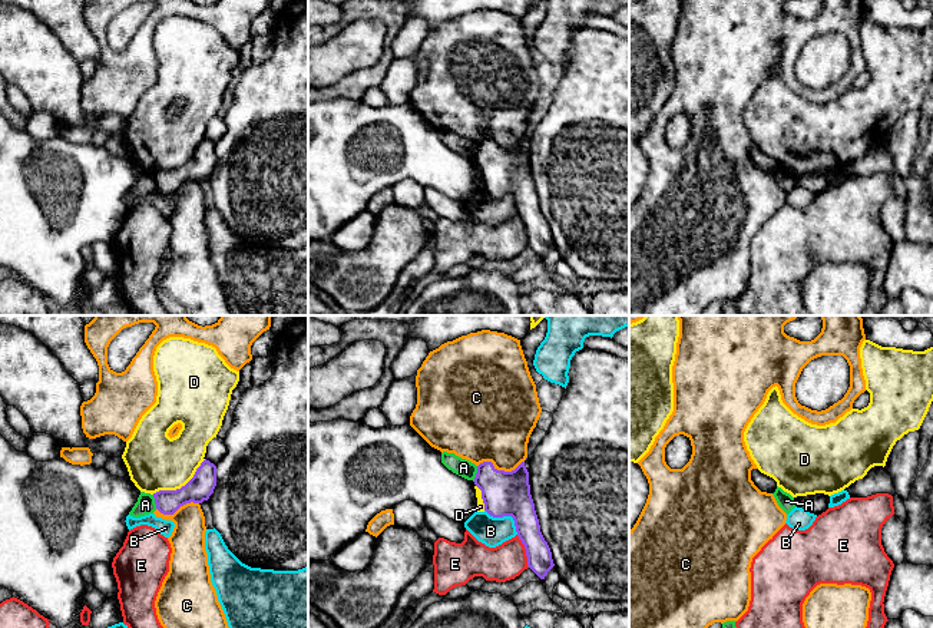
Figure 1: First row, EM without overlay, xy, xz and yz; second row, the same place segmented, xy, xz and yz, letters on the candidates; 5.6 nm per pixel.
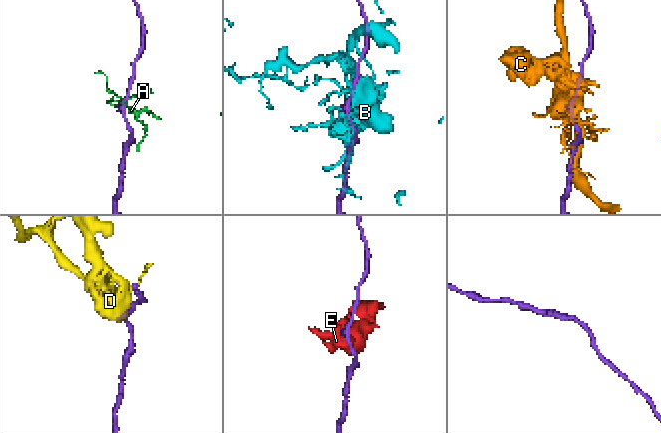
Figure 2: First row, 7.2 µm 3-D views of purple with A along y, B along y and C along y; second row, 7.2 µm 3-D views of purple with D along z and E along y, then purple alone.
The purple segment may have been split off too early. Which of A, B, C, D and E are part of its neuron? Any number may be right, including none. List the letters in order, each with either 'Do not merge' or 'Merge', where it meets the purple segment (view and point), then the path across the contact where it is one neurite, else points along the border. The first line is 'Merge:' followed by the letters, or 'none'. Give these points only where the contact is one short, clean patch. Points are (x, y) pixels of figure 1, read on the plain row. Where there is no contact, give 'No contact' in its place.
Merge: none
A: Do not merge. Touches purple at xz (476, 152). Boundary: xz (477, 145), (473, 159)
B: Do not merge. Touches purple at xz (506, 194)
C: Do not merge. Touches purple at xz (500, 149)
D: Do not merge. Touches purple at xy (182, 165)
E: Do not merge. Touches purple at xz (526, 230)

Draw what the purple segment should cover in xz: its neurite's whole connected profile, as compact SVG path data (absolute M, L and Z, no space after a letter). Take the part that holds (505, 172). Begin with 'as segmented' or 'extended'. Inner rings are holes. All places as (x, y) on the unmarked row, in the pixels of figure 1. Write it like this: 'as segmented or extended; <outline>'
as segmented; M492 141L477 145L474 163L482 169L484 189L493 196L512 195L526 228L527 245L545 258L555 245L530 173L529 151L522 141L515 149L497 149Z

